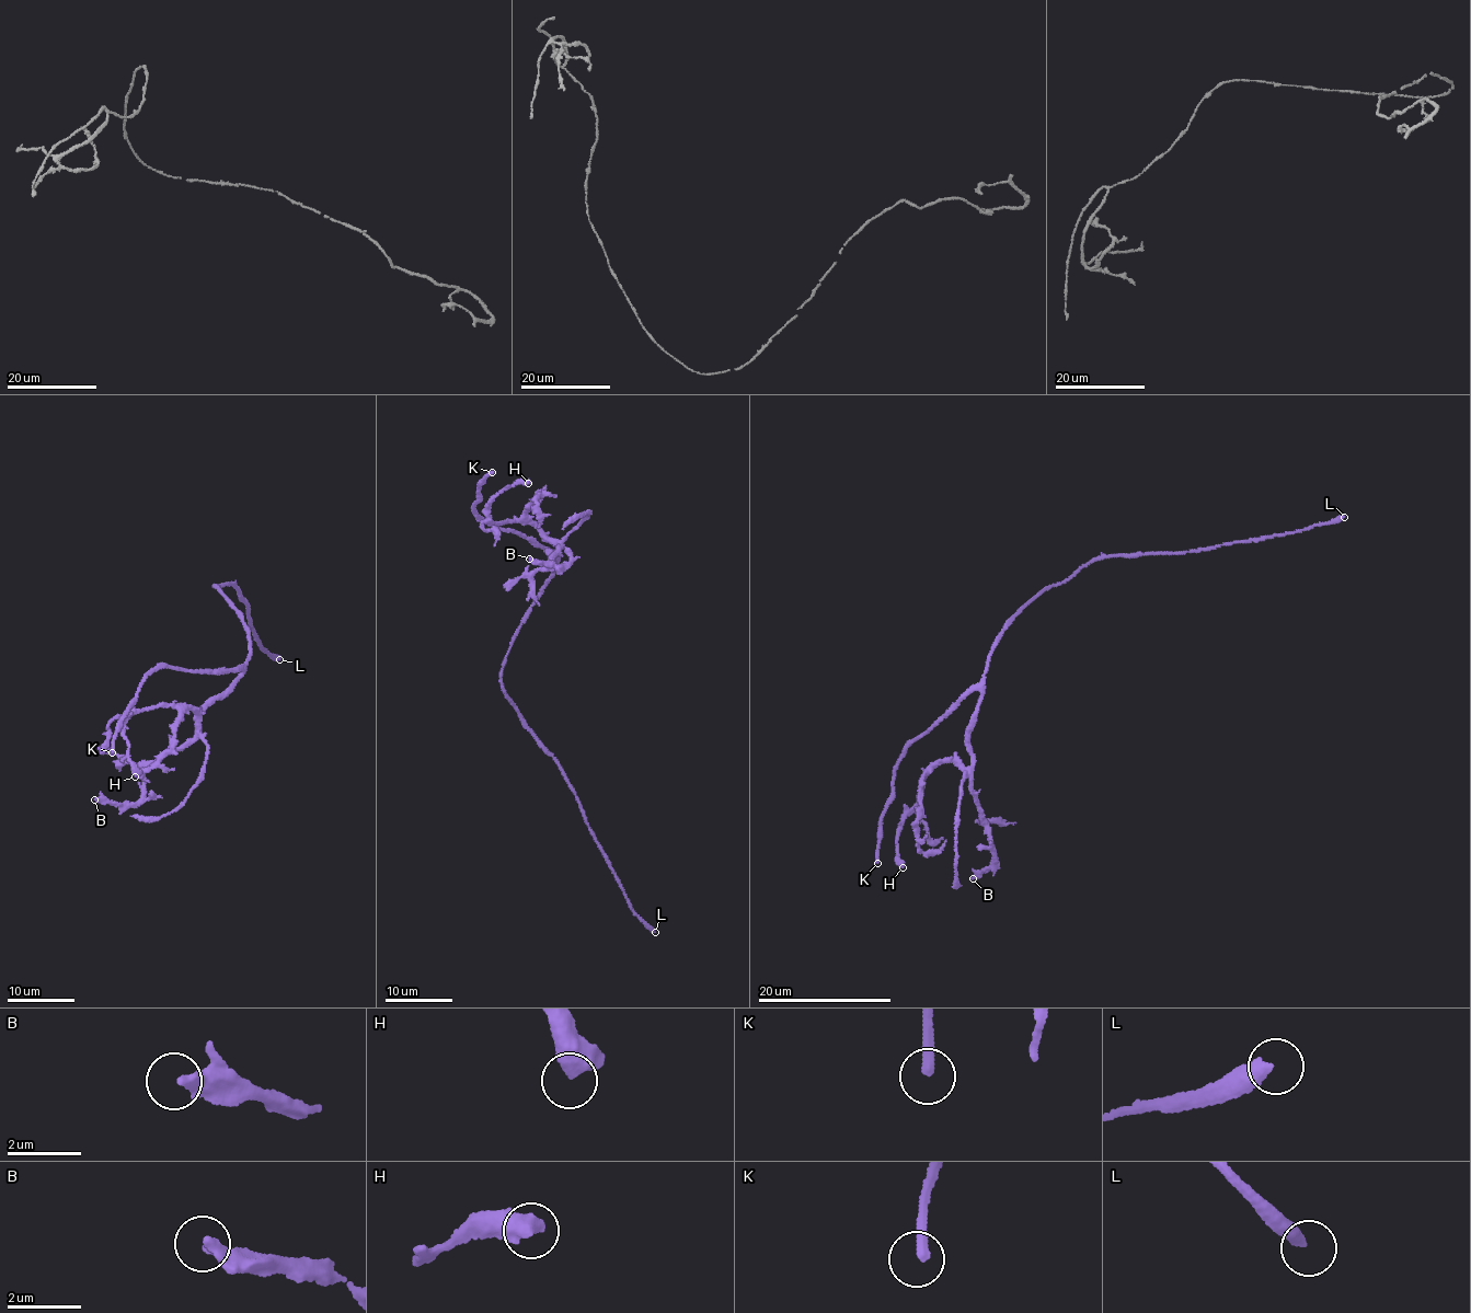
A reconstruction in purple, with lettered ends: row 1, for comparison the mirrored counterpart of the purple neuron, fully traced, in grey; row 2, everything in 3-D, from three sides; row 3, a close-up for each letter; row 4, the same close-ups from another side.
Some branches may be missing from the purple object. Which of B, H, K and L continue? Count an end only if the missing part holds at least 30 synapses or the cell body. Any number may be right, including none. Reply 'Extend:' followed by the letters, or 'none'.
Extend: L

